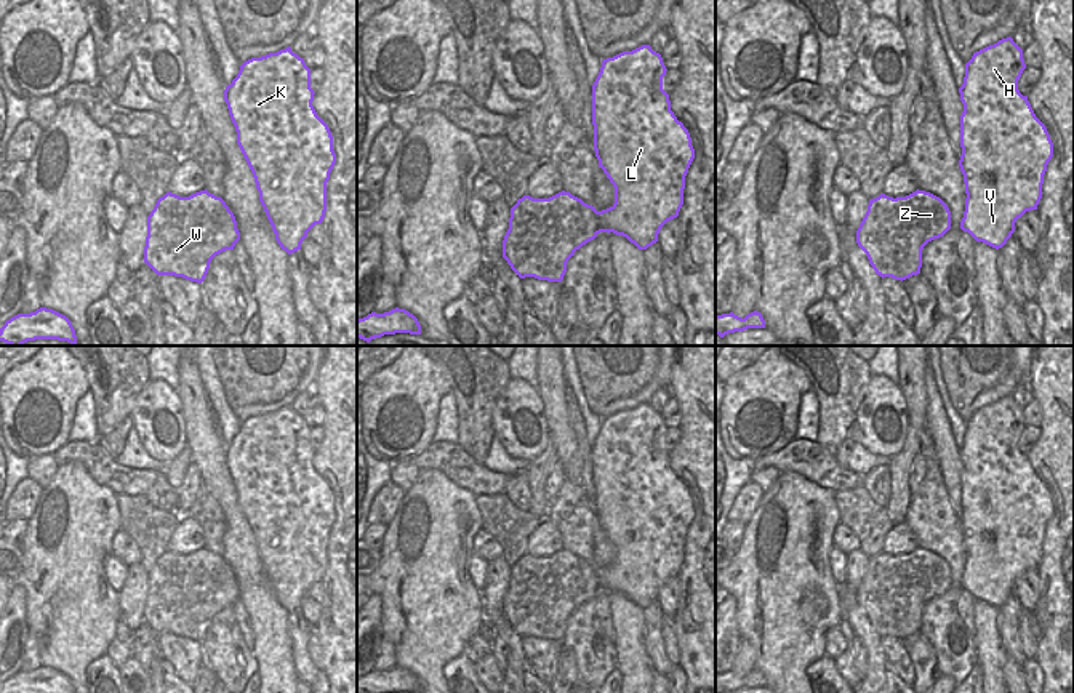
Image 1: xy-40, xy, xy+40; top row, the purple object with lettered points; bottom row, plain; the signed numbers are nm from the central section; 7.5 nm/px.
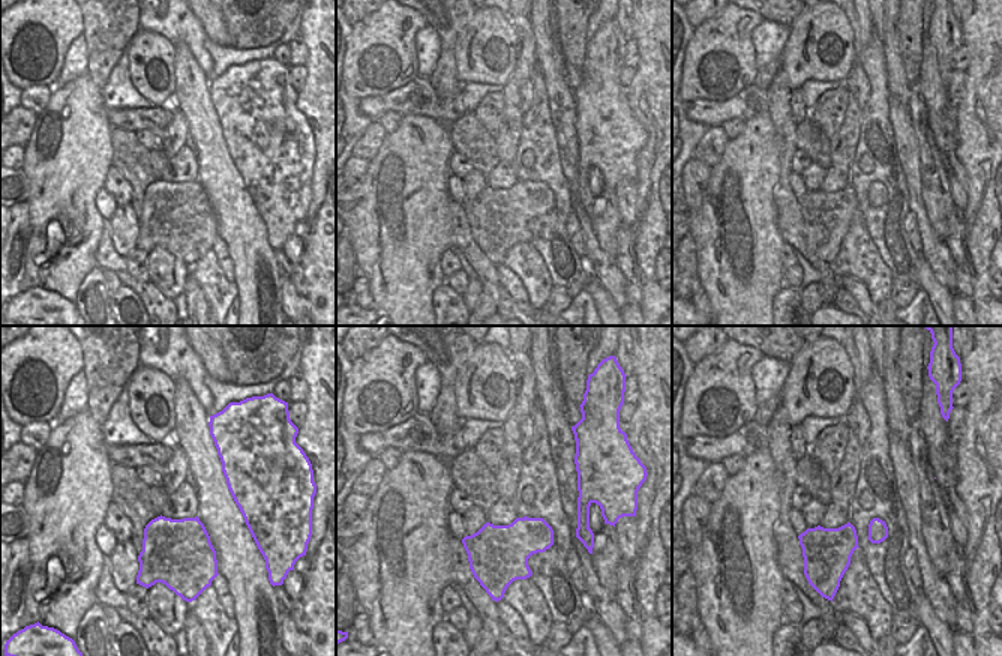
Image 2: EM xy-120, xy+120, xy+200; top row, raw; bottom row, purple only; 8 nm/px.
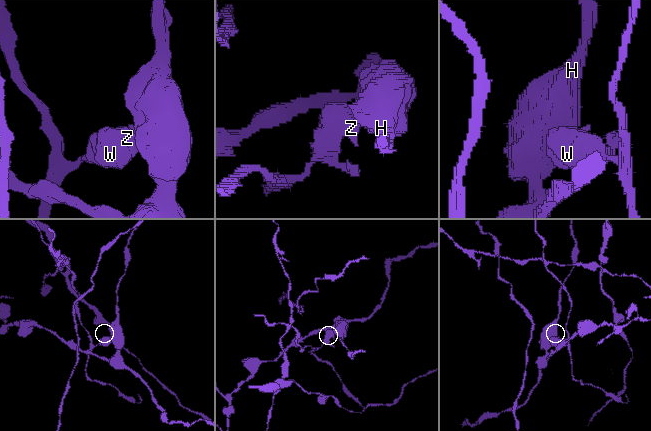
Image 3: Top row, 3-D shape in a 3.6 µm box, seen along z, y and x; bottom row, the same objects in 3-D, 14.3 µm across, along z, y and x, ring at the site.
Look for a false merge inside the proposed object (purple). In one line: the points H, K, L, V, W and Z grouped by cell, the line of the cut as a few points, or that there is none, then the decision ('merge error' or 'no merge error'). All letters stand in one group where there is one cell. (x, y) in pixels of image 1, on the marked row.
H K L V / W Z; cut in xy along (597, 212), (602, 231); merge error

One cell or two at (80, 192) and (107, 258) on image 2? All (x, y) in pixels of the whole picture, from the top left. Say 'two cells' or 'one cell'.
two cells

